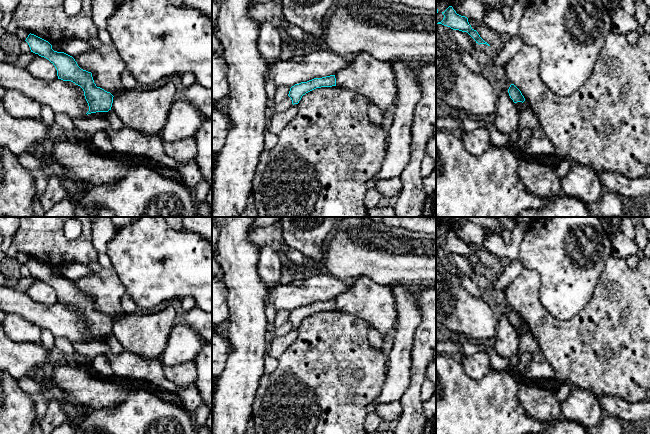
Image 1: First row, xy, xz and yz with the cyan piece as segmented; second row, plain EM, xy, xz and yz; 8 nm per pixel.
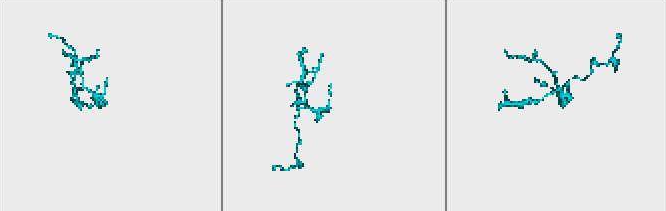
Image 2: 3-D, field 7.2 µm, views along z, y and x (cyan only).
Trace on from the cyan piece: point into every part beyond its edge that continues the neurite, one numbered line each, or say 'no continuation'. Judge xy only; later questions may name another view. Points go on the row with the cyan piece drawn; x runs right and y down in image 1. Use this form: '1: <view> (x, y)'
no continuation

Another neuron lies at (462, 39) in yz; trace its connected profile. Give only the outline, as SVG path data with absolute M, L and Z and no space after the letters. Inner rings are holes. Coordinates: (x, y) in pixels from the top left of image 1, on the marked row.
M436 29L436 40L456 43L462 50L481 57L479 44L467 33L459 30L452 30L450 33L441 34Z

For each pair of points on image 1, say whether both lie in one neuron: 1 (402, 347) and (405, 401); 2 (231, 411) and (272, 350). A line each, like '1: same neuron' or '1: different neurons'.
1: different neurons
2: different neurons

